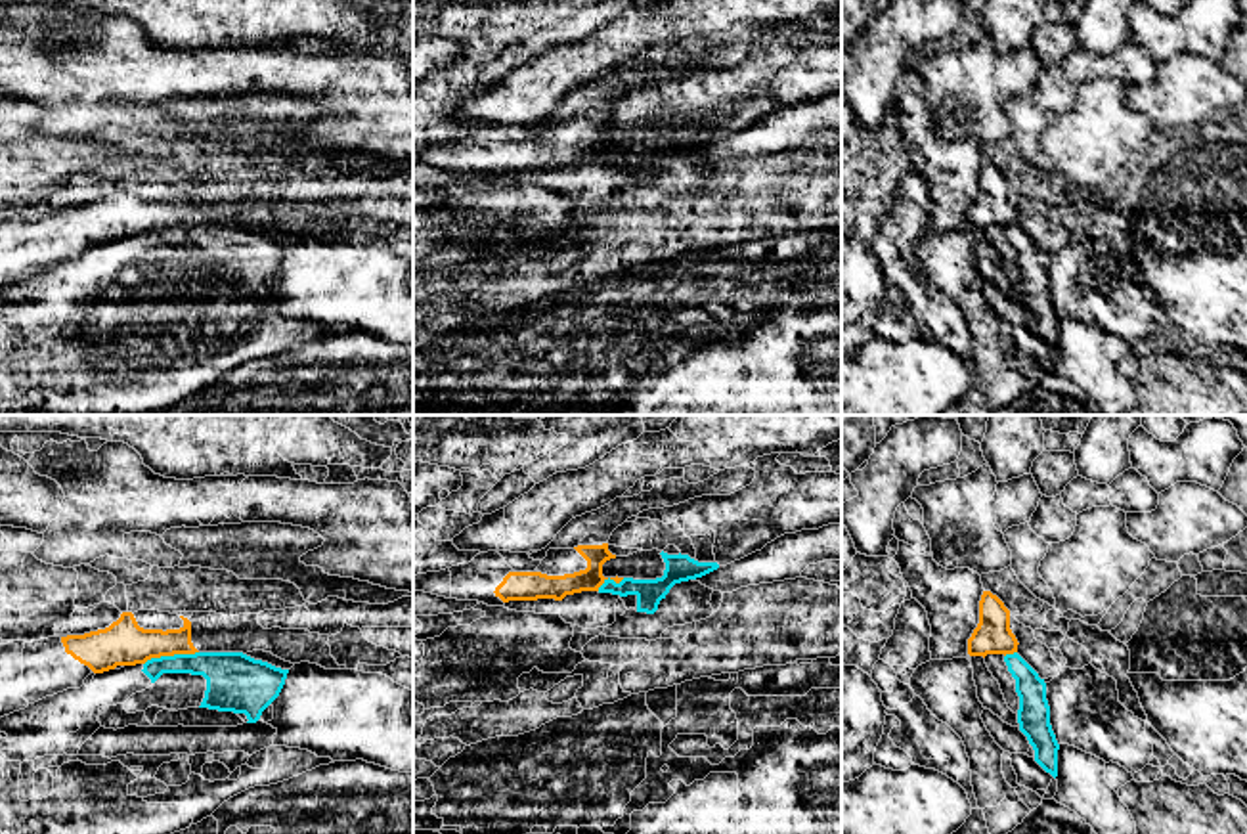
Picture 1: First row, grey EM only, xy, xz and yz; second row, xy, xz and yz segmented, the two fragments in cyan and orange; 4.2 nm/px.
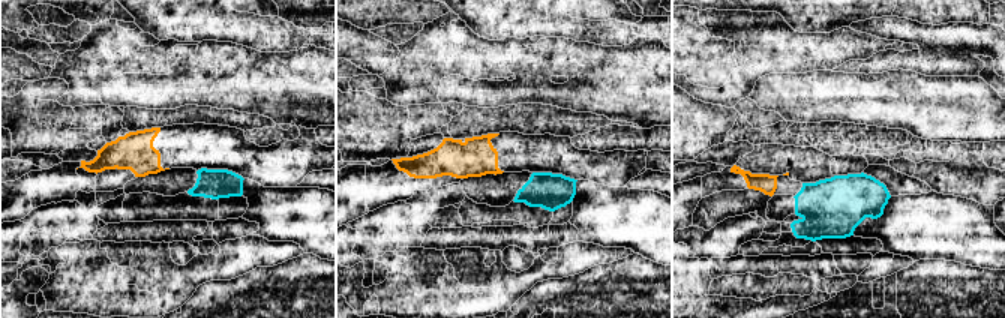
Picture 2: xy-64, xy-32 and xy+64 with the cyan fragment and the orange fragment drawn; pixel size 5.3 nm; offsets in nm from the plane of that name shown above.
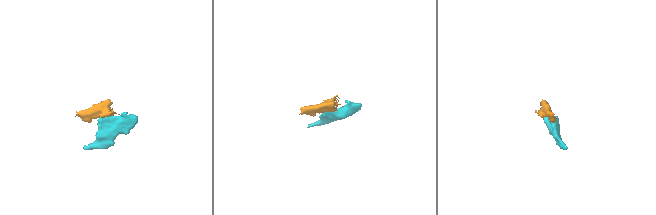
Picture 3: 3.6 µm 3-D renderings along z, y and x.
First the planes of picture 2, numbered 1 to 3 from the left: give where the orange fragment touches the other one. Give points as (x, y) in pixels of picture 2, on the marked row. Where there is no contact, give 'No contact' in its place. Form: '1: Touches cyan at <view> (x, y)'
1: No contact
2: No contact
3: No contact

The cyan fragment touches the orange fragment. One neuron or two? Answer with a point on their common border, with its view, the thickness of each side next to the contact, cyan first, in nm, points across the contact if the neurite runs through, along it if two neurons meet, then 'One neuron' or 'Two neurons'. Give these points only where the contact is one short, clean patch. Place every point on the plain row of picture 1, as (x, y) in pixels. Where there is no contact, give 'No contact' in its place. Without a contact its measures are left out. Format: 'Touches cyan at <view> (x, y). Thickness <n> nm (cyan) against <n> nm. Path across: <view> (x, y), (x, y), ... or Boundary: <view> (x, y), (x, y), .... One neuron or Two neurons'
Touches cyan at xy (171, 228). Thickness 180 nm (cyan) against 190 nm. Boundary: xy (197, 222), (152, 228), (144, 236). Two neurons

